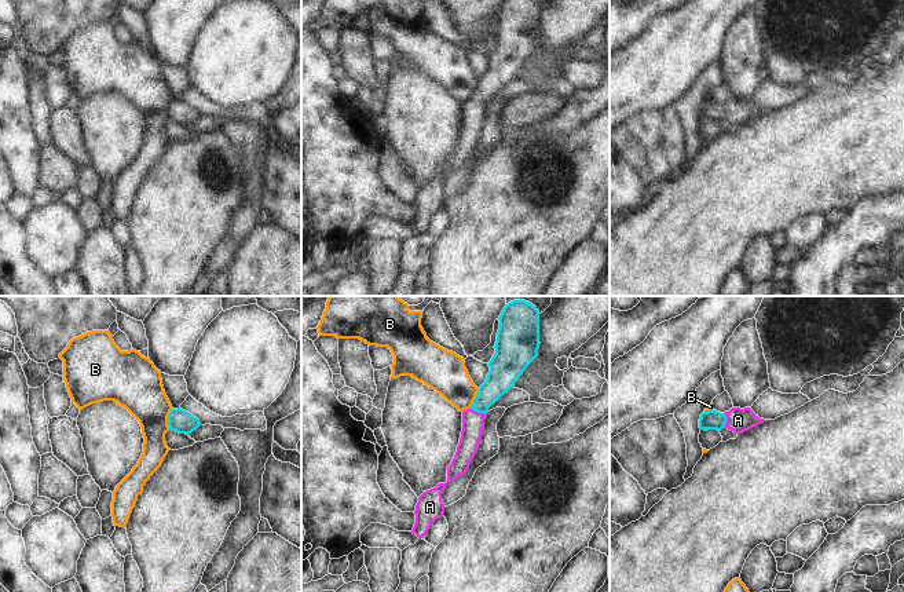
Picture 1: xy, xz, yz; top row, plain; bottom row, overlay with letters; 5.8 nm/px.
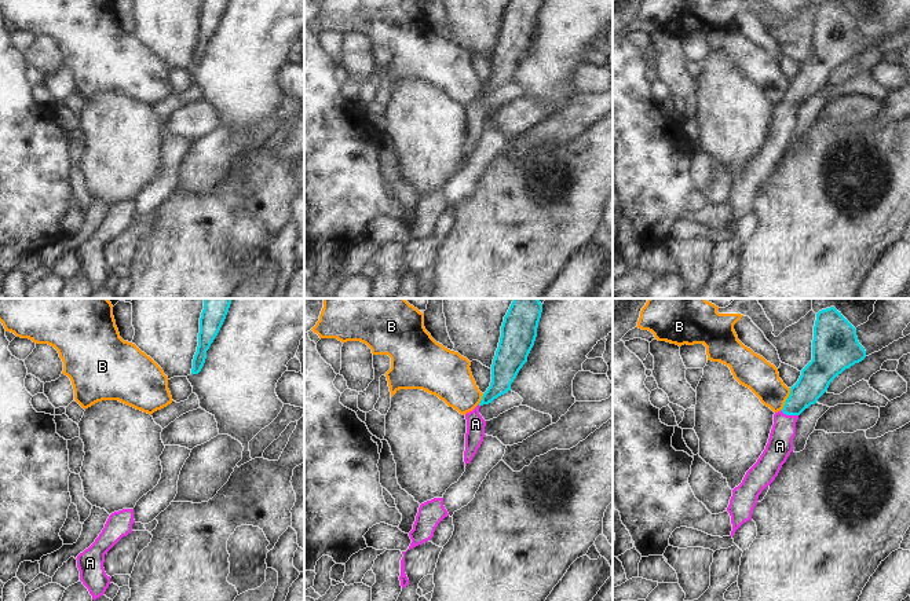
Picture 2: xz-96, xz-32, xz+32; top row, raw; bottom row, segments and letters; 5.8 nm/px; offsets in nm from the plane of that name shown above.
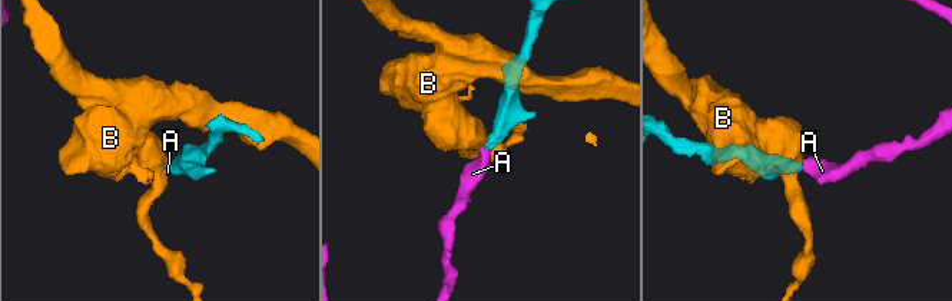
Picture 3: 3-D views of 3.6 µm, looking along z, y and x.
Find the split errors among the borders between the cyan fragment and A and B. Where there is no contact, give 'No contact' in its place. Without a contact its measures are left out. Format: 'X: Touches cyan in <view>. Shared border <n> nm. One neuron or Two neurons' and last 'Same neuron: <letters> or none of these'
A: Touches cyan in xz. Shared border 110 nm. One neuron
B: Touches cyan in xy. Shared border 130 nm. Two neurons
Same neuron: A

